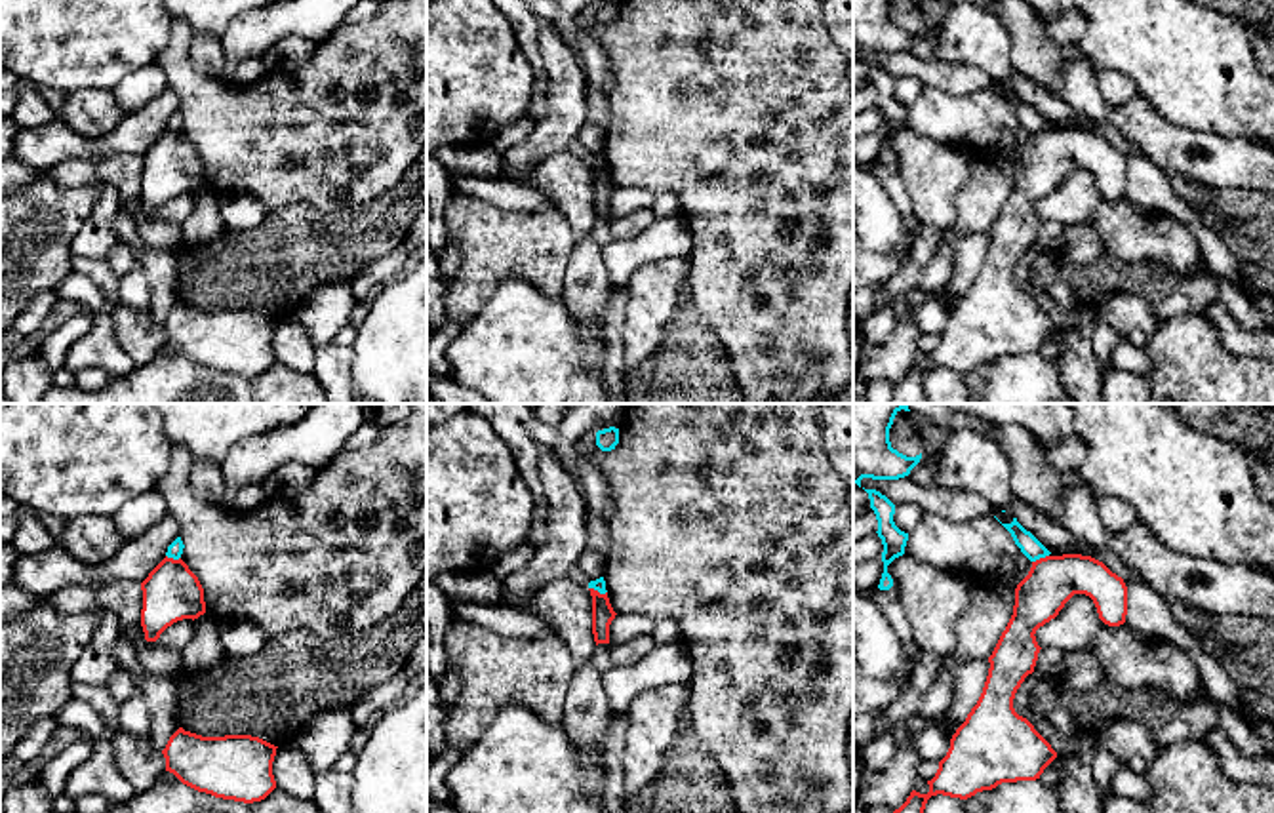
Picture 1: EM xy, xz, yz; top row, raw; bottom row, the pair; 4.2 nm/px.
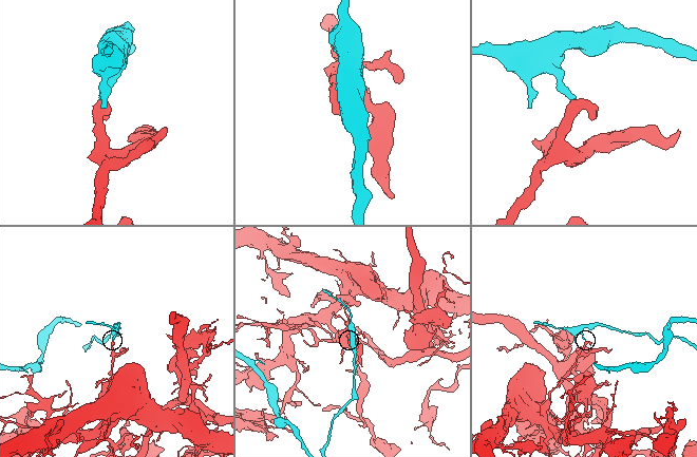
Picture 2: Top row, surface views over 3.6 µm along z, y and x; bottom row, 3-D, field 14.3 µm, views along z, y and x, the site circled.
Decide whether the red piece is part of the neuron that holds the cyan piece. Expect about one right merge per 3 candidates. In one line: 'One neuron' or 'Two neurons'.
Two neurons

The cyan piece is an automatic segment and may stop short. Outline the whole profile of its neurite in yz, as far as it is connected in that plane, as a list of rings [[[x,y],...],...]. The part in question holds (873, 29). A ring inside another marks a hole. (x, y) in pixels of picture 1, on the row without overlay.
[[[853,0],[853,57],[863,51],[899,53],[910,48],[922,27],[906,30],[891,21],[891,0]]]

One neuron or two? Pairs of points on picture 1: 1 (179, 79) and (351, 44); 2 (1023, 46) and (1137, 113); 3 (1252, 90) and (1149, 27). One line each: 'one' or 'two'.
1: one
2: two
3: one

